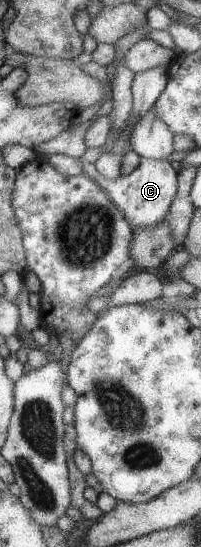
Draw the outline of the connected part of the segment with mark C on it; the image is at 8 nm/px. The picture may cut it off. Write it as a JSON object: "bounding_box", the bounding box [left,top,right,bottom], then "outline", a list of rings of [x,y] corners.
{"bounding_box":[81,158,177,229],"outline":[[[140,158],[133,171],[126,177],[115,180],[104,178],[100,175],[93,164],[81,159],[82,172],[92,181],[96,181],[102,189],[105,189],[110,199],[116,203],[116,207],[129,219],[132,229],[146,229],[162,221],[167,214],[170,202],[177,188],[177,171],[175,171],[166,160],[154,160]]]}

